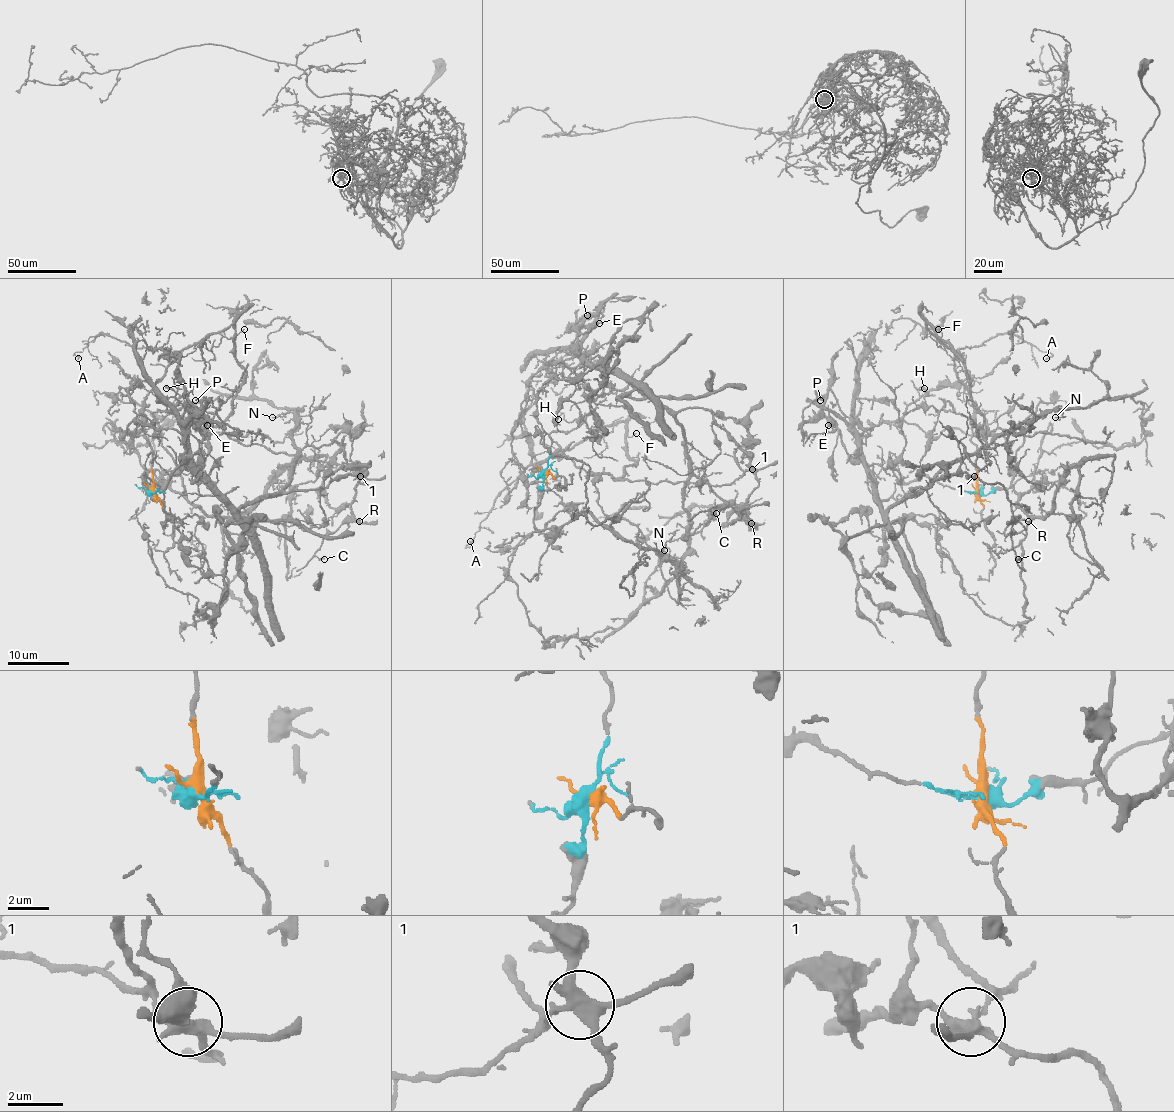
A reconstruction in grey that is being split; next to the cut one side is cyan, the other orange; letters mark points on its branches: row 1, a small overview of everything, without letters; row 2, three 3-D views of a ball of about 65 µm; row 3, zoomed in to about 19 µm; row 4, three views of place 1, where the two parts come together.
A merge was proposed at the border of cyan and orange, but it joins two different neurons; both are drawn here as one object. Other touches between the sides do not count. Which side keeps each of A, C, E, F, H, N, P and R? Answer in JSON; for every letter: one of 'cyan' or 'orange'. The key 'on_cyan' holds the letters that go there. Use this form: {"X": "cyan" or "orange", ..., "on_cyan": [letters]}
{"A": "orange", "C": "cyan", "E": "cyan", "F": "orange", "H": "orange", "N": "cyan", "P": "cyan", "R": "cyan", "on_cyan": ["C", "E", "N", "P", "R"]}

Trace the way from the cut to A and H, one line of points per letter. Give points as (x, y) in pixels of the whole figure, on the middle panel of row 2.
A: (544, 471), (538, 465), (534, 468), (556, 450), (567, 450), (531, 464), (496, 499), (470, 541)
H: (544, 471), (621, 422), (636, 462), (618, 479), (587, 473), (550, 436), (579, 422), (558, 419)

